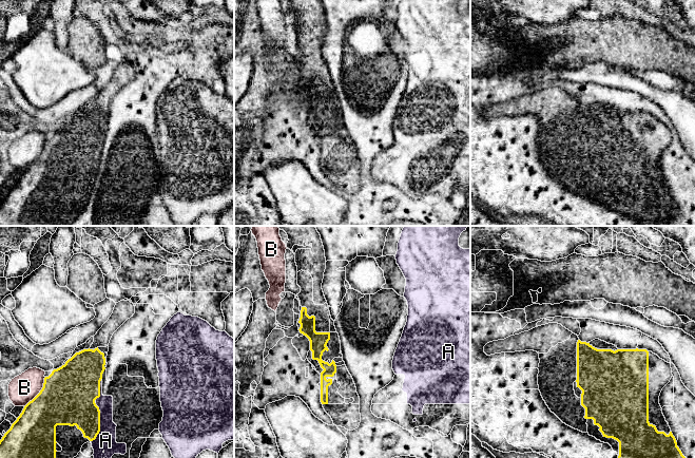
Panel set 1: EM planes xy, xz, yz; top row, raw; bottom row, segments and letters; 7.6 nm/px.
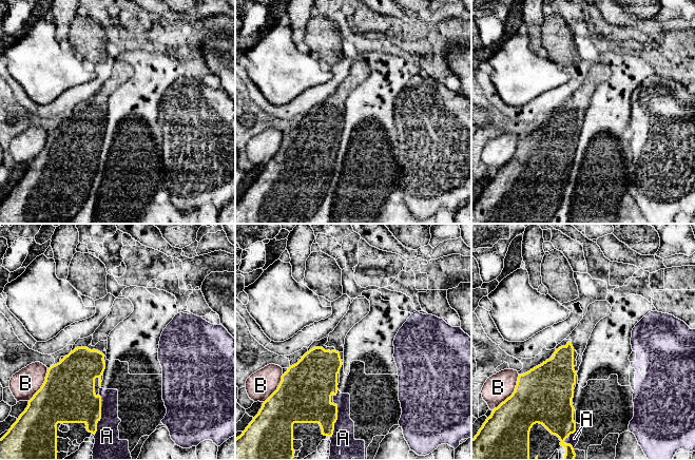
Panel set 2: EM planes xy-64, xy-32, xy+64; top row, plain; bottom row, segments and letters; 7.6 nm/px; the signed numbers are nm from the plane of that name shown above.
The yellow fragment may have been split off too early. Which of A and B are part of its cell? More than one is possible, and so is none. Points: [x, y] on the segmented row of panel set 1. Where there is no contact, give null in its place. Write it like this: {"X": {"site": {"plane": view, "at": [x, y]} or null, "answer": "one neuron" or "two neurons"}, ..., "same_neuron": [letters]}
{"A": {"site": {"plane": "xy", "at": [99, 423]}, "answer": "two neurons"}, "B": {"site": {"plane": "xy", "at": [40, 392]}, "answer": "two neurons"}, "same_neuron": []}

